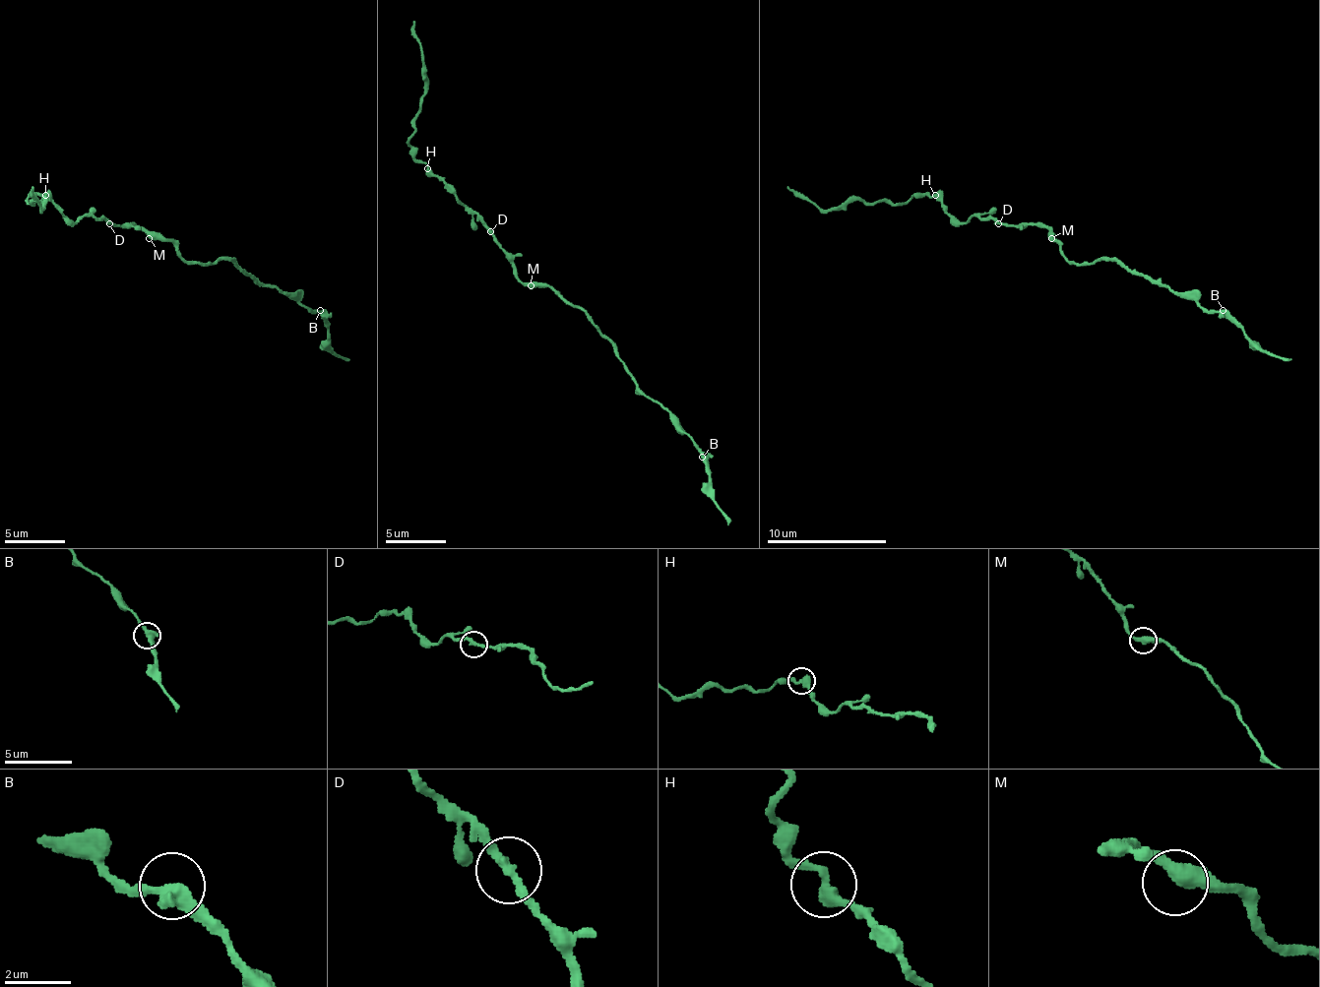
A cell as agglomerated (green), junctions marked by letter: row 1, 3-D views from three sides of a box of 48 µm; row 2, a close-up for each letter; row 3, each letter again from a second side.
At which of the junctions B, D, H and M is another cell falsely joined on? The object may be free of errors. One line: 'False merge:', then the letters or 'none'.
False merge: none

